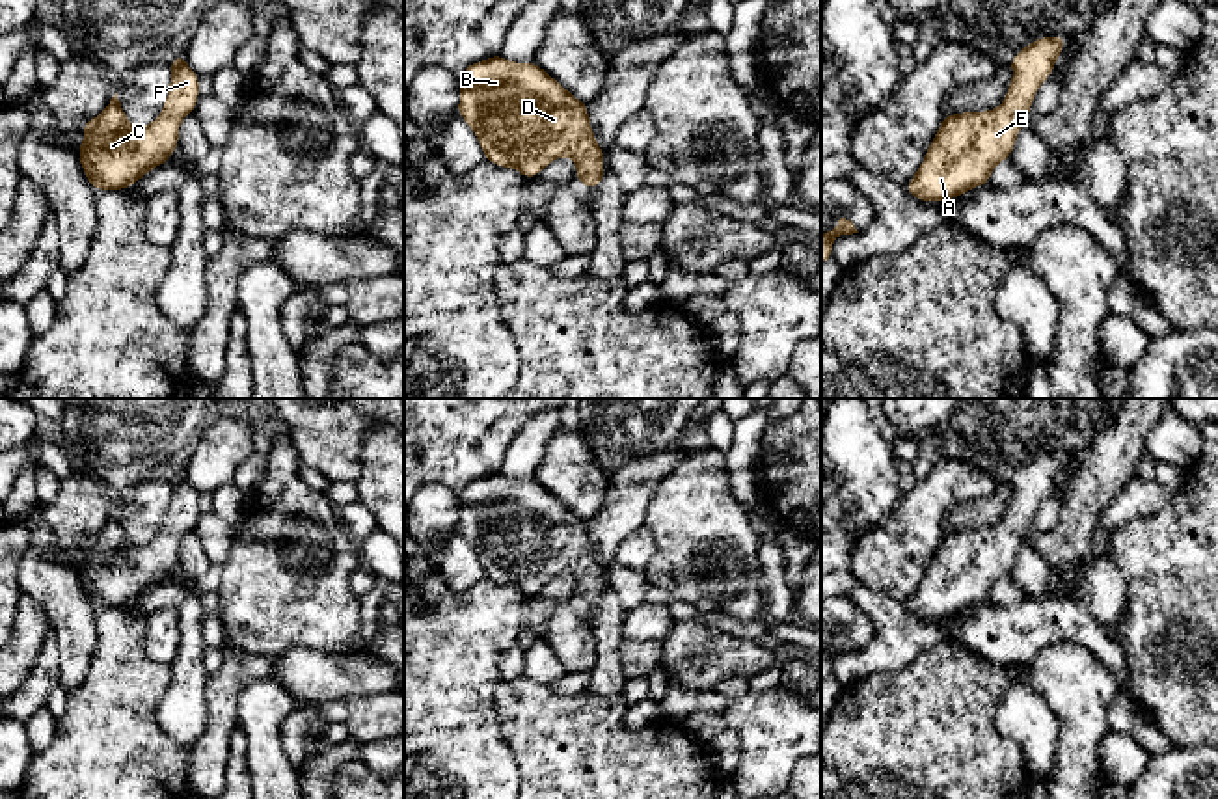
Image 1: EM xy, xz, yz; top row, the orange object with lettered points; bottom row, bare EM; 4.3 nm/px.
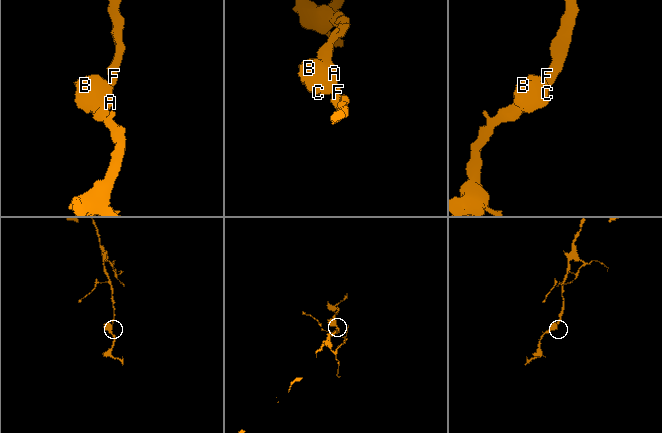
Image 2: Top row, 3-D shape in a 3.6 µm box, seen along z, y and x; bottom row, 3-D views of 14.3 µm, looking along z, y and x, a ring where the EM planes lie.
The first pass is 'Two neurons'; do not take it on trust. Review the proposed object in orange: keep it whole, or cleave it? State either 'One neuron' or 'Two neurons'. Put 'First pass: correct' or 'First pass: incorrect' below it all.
One neuron
First pass: incorrect

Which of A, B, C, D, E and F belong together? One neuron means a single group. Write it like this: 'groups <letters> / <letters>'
groups A B C D E F

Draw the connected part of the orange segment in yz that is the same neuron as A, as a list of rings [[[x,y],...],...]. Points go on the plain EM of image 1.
[[[1035,456],[1009,477],[1015,494],[1000,525],[942,533],[924,579],[903,605],[922,620],[937,620],[957,616],[976,603],[989,603],[993,585],[1011,576],[1017,551],[1030,535],[1030,521],[1052,492],[1067,456]]]

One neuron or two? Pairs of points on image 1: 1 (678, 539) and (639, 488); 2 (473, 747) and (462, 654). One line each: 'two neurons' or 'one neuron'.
1: two neurons
2: one neuron

